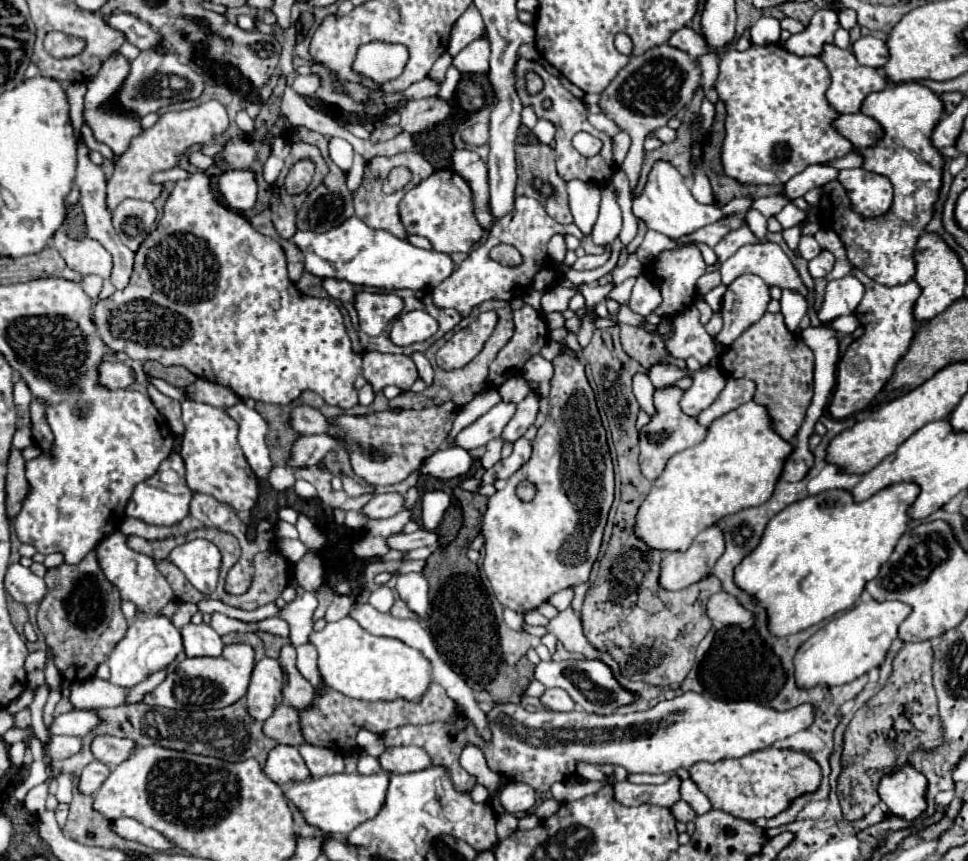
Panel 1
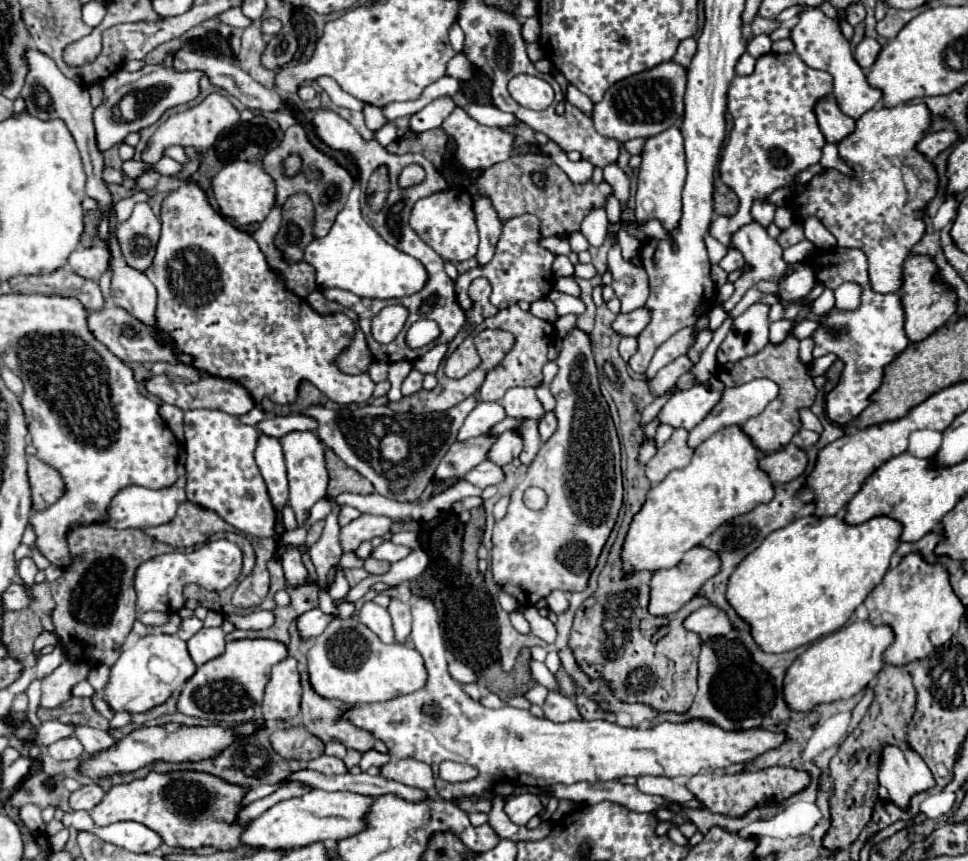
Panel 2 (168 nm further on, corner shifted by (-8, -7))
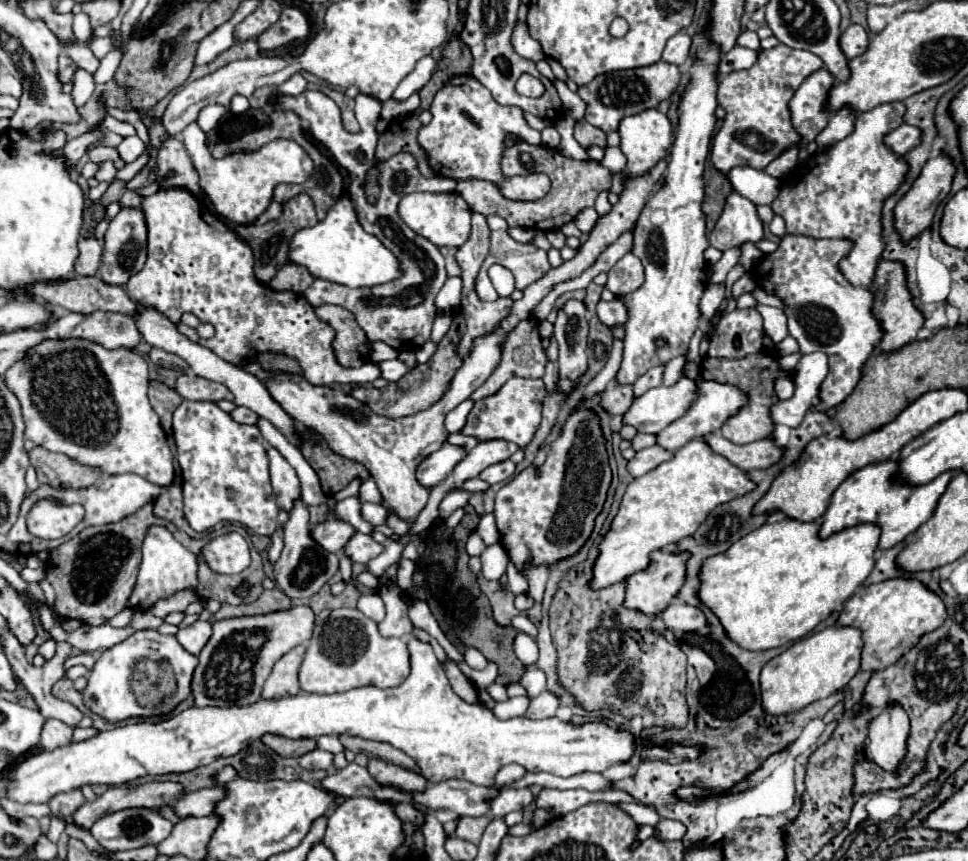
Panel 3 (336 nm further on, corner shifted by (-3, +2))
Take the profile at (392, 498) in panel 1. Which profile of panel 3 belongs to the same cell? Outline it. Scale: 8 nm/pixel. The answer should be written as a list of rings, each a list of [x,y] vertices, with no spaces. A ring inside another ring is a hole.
[[[327,518],[325,522],[317,524],[311,534],[313,538],[327,550],[327,552],[339,552],[345,548],[345,544],[349,542],[349,538],[355,534],[357,530],[345,522],[345,520],[337,520],[337,518]]]

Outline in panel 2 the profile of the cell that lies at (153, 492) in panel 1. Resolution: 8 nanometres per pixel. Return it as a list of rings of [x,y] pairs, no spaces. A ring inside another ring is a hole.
[[[180,473],[176,485],[166,487],[166,489],[158,489],[158,491],[152,491],[152,489],[146,489],[146,487],[138,487],[138,485],[124,487],[112,499],[112,503],[108,507],[108,517],[102,521],[102,525],[108,525],[112,529],[130,529],[130,527],[146,529],[146,527],[168,523],[176,515],[178,503],[186,501],[184,487],[186,487],[186,473]]]

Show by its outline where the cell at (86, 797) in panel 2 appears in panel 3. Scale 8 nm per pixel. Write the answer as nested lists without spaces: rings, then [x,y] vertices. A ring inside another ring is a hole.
[[[71,790],[71,792],[63,792],[63,794],[57,794],[55,798],[51,798],[49,800],[49,808],[57,816],[69,816],[79,806],[83,806],[85,802],[87,800],[85,800],[85,796],[83,796],[81,790]]]

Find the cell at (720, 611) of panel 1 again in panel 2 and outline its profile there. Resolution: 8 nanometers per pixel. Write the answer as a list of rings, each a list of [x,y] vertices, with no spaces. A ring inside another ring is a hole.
[[[710,605],[700,607],[694,613],[690,613],[684,619],[684,627],[688,631],[698,633],[702,639],[706,639],[706,637],[728,637],[728,639],[734,639],[736,637],[736,631],[730,625],[726,613],[718,611],[716,607],[710,607]]]

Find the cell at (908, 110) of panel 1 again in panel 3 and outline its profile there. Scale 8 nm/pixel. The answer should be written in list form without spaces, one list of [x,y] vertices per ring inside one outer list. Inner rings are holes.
[[[903,102],[881,104],[869,112],[859,112],[853,134],[797,166],[797,170],[783,180],[781,192],[771,204],[773,212],[783,216],[789,234],[853,240],[853,250],[839,264],[843,276],[853,286],[867,288],[869,282],[873,282],[873,270],[877,270],[877,262],[885,250],[881,226],[883,202],[897,192],[909,172],[901,156],[885,146],[885,134],[901,126],[903,116]]]

